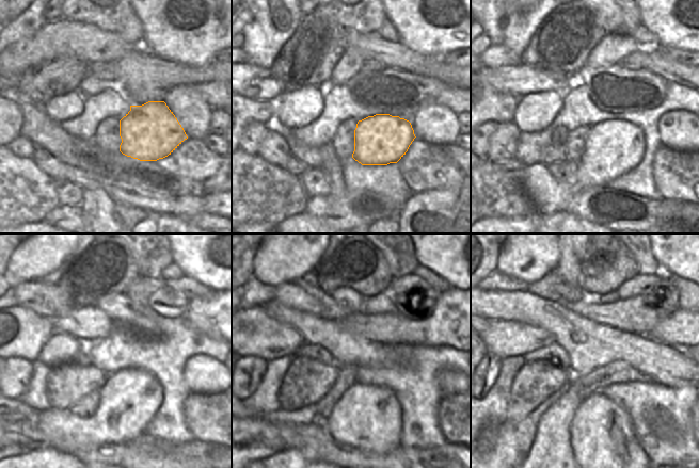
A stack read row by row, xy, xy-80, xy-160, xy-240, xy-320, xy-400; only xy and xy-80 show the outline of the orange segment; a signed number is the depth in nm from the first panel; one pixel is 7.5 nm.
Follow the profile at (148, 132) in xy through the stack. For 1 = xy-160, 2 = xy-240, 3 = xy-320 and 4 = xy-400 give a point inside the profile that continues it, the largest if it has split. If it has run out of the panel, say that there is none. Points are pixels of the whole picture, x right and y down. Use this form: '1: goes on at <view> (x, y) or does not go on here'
1: goes on at xy-160 (613, 147)
2: goes on at xy-240 (129, 399)
3: goes on at xy-320 (368, 417)
4: goes on at xy-400 (605, 449)

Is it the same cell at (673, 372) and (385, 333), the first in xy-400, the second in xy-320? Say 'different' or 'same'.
different

